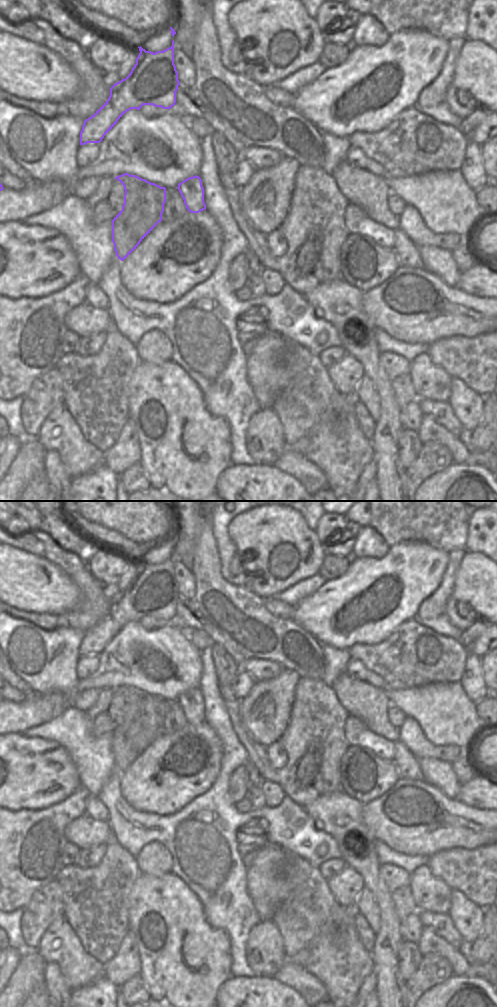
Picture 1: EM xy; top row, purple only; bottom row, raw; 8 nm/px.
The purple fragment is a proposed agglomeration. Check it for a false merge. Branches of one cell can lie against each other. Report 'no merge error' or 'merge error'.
merge error

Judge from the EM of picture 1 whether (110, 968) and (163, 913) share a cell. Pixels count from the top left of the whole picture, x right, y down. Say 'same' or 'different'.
different

